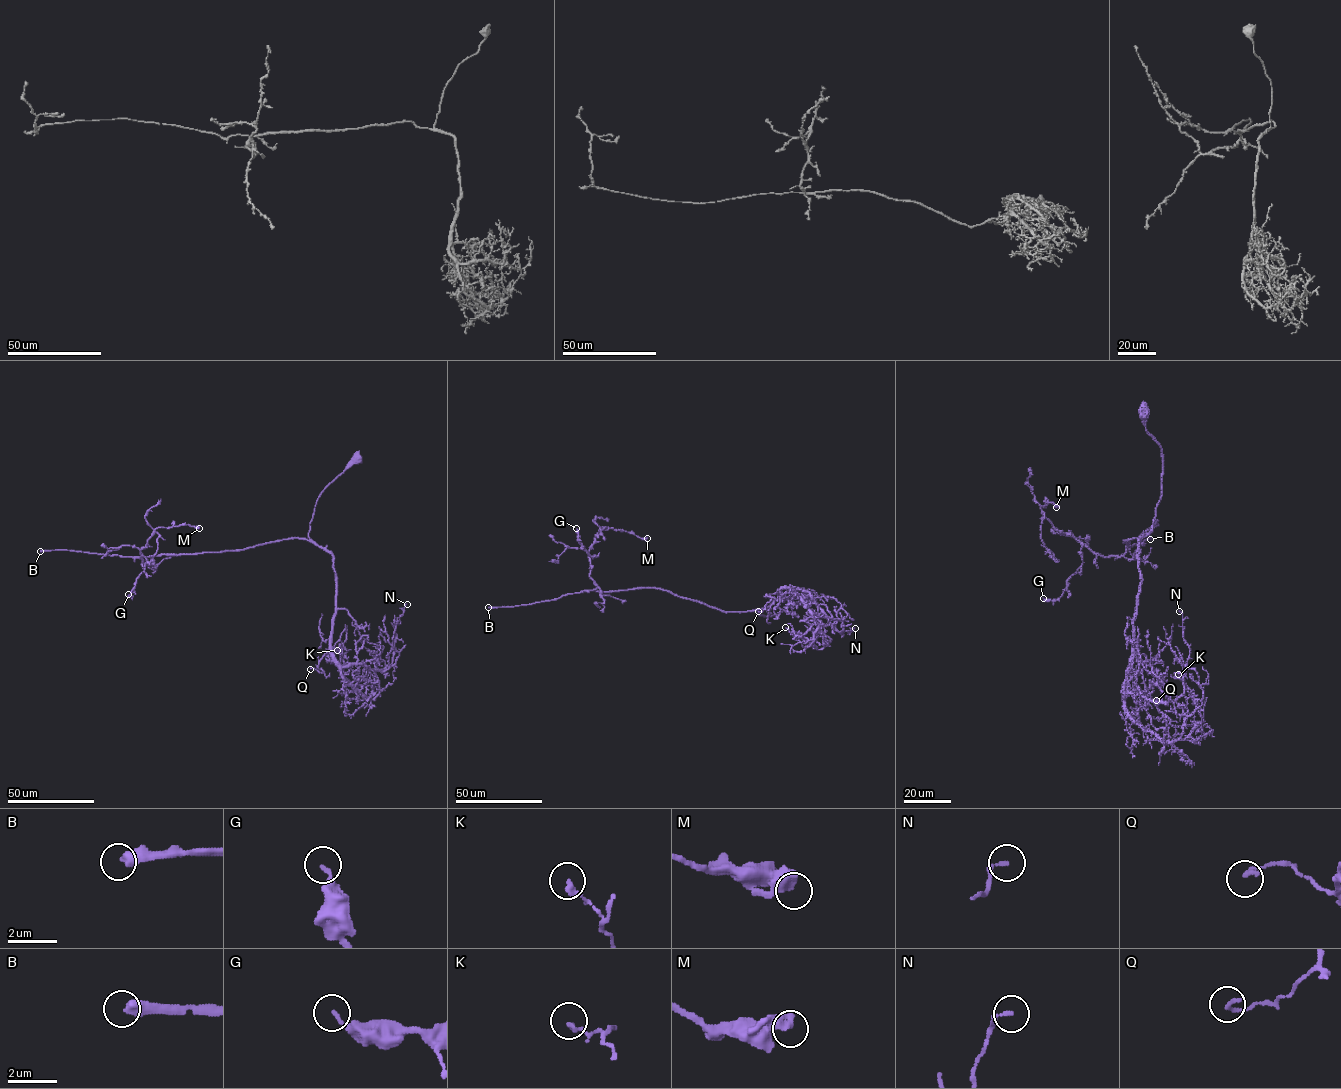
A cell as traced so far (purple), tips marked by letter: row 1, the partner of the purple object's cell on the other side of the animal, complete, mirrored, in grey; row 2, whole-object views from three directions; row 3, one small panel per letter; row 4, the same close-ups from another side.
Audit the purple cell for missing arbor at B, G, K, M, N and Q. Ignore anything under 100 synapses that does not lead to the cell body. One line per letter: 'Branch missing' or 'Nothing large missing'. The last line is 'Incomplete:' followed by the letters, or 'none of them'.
B: Branch missing
G: Nothing large missing
K: Nothing large missing
M: Nothing large missing
N: Nothing large missing
Q: Nothing large missing
Incomplete: B

